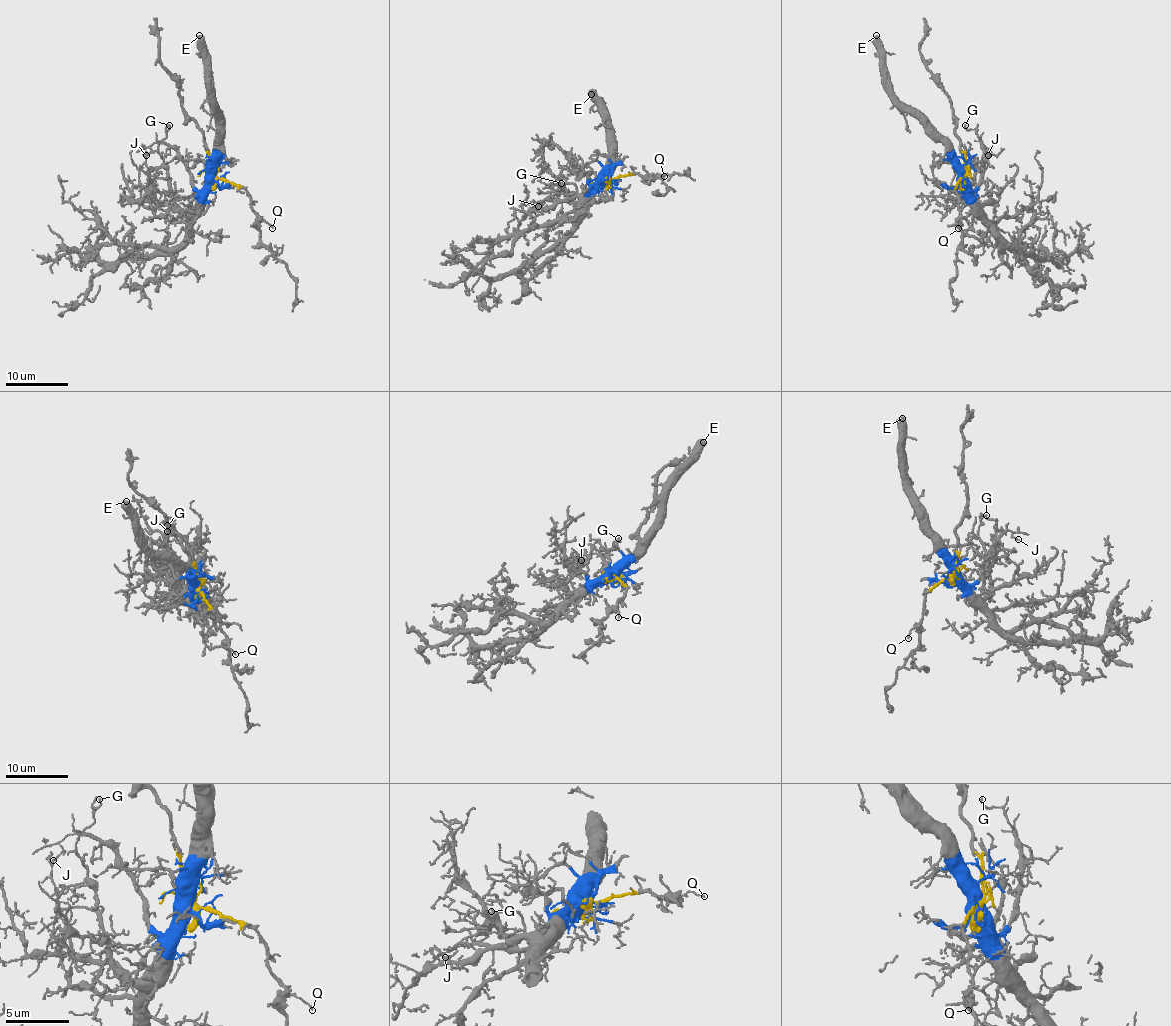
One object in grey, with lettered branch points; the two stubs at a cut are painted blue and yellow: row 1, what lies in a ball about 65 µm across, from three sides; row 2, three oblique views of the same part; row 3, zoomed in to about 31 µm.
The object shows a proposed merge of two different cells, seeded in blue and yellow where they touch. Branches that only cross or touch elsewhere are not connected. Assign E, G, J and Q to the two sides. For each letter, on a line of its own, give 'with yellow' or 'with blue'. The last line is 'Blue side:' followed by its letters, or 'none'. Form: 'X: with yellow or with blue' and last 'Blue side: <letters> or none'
E: with blue
G: with blue
J: with blue
Q: with yellow
Blue side: E, G, J

